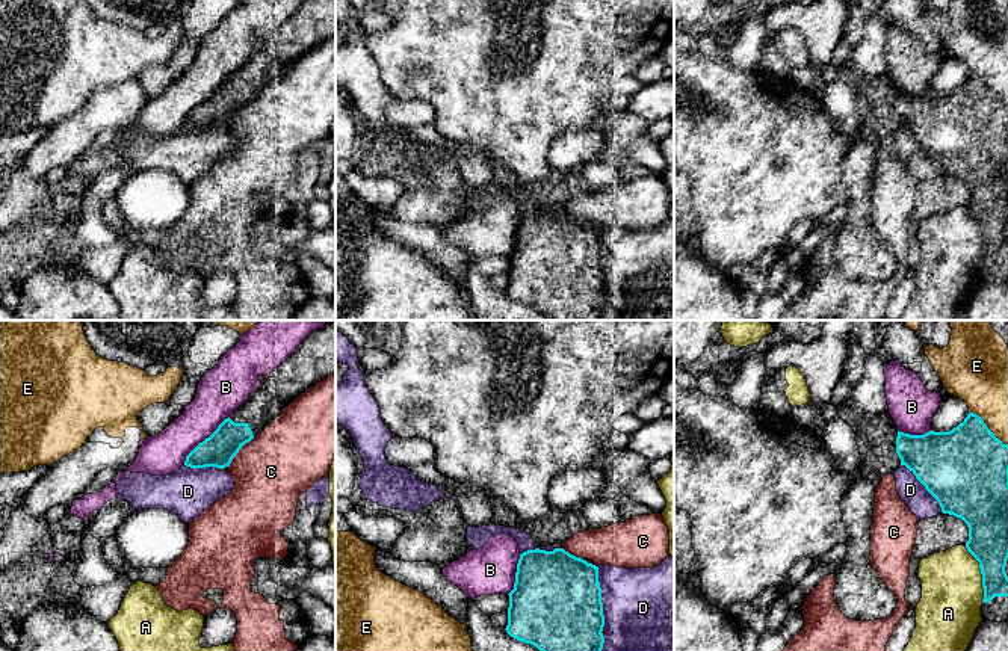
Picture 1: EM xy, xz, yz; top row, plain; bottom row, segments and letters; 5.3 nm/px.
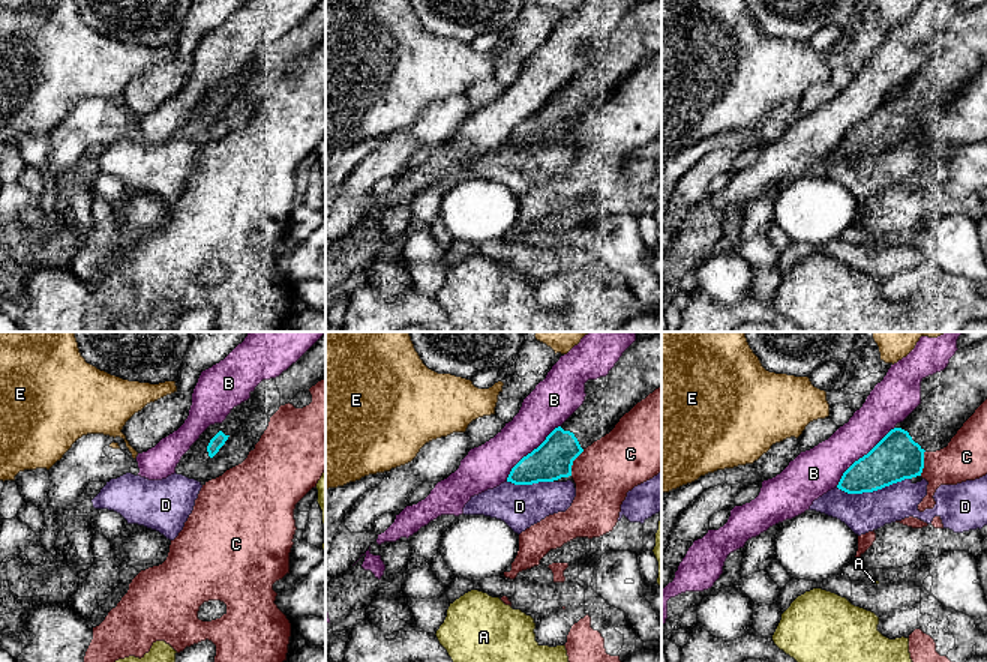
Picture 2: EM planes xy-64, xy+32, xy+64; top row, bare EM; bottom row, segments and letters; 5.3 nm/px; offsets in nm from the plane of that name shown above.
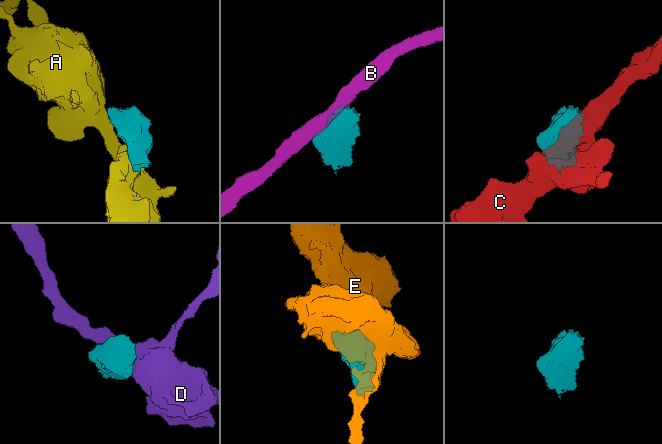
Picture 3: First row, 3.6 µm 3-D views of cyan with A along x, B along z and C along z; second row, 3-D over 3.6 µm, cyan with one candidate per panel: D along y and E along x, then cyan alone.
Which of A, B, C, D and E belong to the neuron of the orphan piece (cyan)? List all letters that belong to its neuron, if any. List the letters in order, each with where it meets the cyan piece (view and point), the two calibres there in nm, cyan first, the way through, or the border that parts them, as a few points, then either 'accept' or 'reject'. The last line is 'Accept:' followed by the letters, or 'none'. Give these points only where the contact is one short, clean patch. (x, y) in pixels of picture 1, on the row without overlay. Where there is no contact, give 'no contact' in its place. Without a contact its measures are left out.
A: meets cyan in yz at (981, 234); 220 nm thick on the cyan side, 320 nm on the other; border along yz (964, 207), (978, 224), (983, 263); reject
B: meets cyan in xy at (204, 101); 180 nm thick on the cyan side, 240 nm on the other; reject
C: meets cyan in xy at (238, 114); 180 nm thick on the cyan side, 400 nm on the other; reject
D: meets cyan in xz at (600, 259); 480 nm thick on the cyan side, 440 nm on the other; reject
E: meets cyan in yz at (987, 89); 440 nm thick on the cyan side, 280 nm on the other; reject
Accept: none

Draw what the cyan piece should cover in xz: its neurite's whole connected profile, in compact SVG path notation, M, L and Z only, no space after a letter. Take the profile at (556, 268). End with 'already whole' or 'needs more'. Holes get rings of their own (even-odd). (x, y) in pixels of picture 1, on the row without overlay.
M564 210L520 216L506 295L550 320L600 320L604 276L598 228Z | already whole

